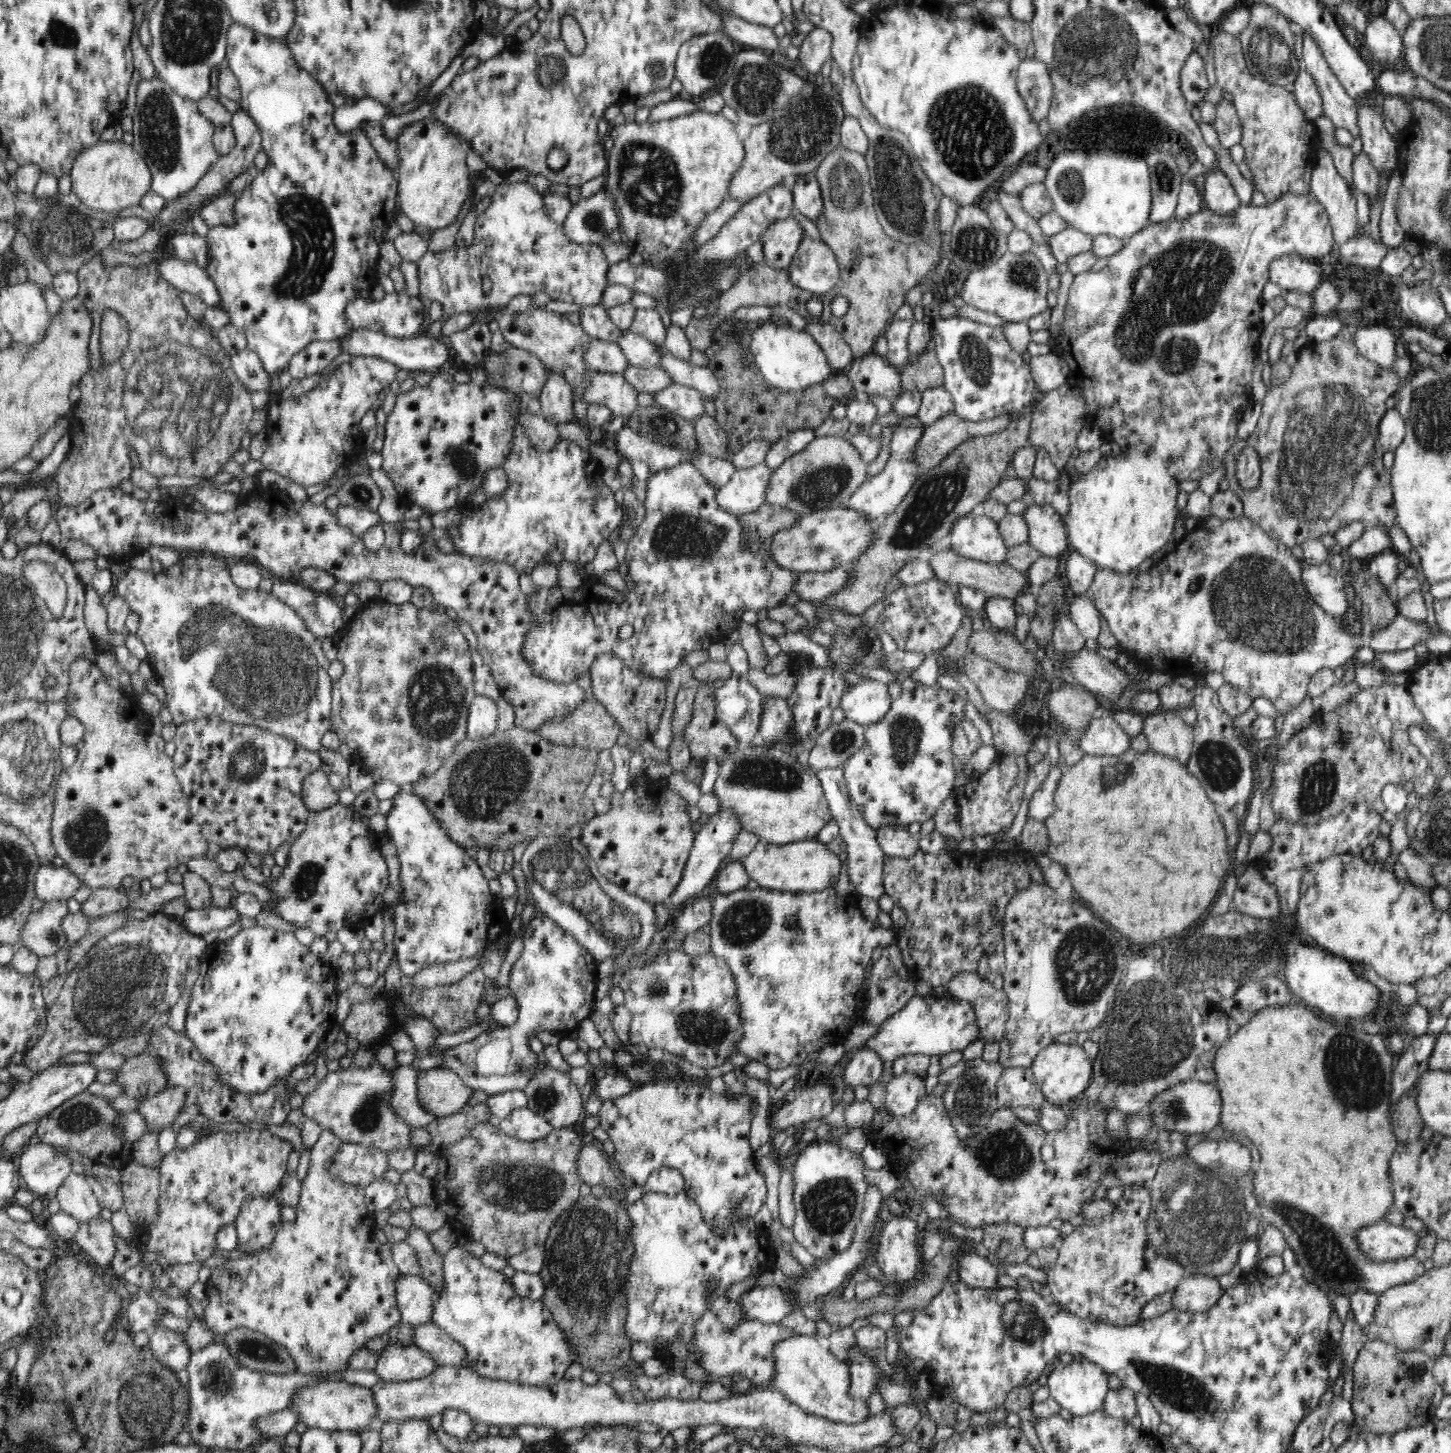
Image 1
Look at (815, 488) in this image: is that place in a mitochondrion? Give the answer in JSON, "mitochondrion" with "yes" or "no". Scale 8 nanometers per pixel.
{"mitochondrion":"yes"}

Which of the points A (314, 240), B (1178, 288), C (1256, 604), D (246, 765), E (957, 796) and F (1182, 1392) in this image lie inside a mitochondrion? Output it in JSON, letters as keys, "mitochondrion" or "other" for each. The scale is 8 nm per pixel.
{"A":"mitochondrion","B":"mitochondrion","C":"mitochondrion","D":"mitochondrion","E":"other","F":"mitochondrion"}

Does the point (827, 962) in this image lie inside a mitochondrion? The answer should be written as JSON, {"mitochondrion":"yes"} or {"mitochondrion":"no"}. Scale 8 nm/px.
{"mitochondrion":"no"}

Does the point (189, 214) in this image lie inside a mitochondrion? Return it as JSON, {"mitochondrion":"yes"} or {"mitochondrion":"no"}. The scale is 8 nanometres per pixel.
{"mitochondrion":"no"}

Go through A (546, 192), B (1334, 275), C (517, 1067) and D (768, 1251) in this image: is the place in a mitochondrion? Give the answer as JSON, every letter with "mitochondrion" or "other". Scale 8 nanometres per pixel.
{"A":"other","B":"other","C":"mitochondrion","D":"other"}

